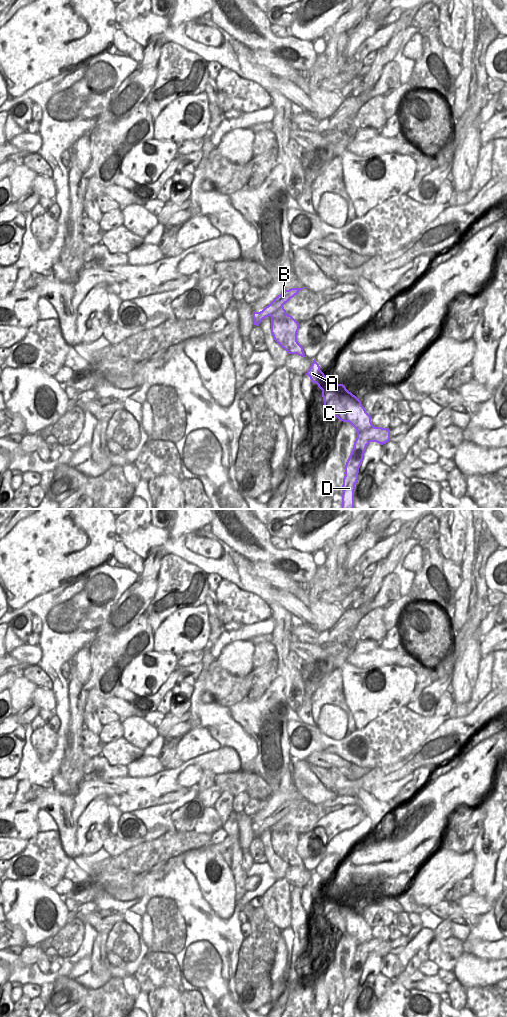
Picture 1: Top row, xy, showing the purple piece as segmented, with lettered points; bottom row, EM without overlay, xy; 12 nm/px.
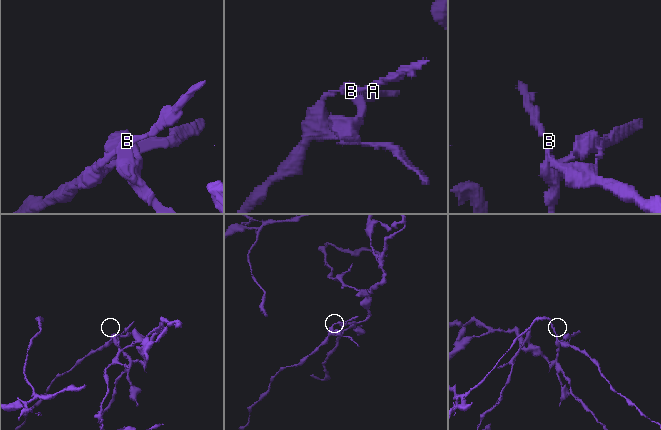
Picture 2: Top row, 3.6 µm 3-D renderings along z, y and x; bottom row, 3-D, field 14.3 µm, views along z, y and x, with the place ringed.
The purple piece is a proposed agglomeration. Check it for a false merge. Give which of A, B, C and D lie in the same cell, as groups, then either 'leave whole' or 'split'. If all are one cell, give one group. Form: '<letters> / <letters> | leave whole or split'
A C D / B | split

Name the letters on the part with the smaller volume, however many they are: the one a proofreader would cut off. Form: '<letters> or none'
B

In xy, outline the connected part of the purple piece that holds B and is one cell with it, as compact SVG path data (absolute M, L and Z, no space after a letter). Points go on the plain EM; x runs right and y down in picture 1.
M291 800L289 802L283 803L278 807L268 818L266 818L260 824L253 823L254 837L259 838L263 831L274 826L279 820L281 820L285 815L287 815L291 810L298 806L304 800Z

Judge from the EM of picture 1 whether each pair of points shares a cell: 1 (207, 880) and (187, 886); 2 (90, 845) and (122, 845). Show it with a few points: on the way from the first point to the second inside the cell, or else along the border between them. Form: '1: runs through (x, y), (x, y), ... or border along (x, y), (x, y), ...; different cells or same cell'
1: border along (184, 863), (194, 876), (201, 895), (208, 904); different cells
2: border along (116, 834), (108, 837), (102, 847); different cells

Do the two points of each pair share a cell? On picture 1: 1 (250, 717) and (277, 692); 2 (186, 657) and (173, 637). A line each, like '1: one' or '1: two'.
1: one
2: two

